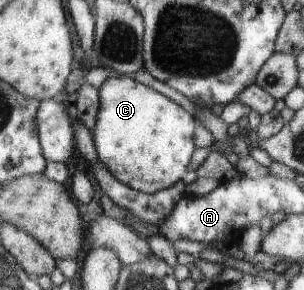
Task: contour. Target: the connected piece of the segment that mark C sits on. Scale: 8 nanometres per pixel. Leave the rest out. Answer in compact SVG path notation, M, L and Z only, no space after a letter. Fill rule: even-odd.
M112 74L99 89L100 111L97 112L95 128L91 130L98 161L121 183L133 190L144 193L156 193L169 188L183 180L191 154L195 152L193 134L195 132L195 118L173 100L167 98L139 82L135 82L129 75Z

